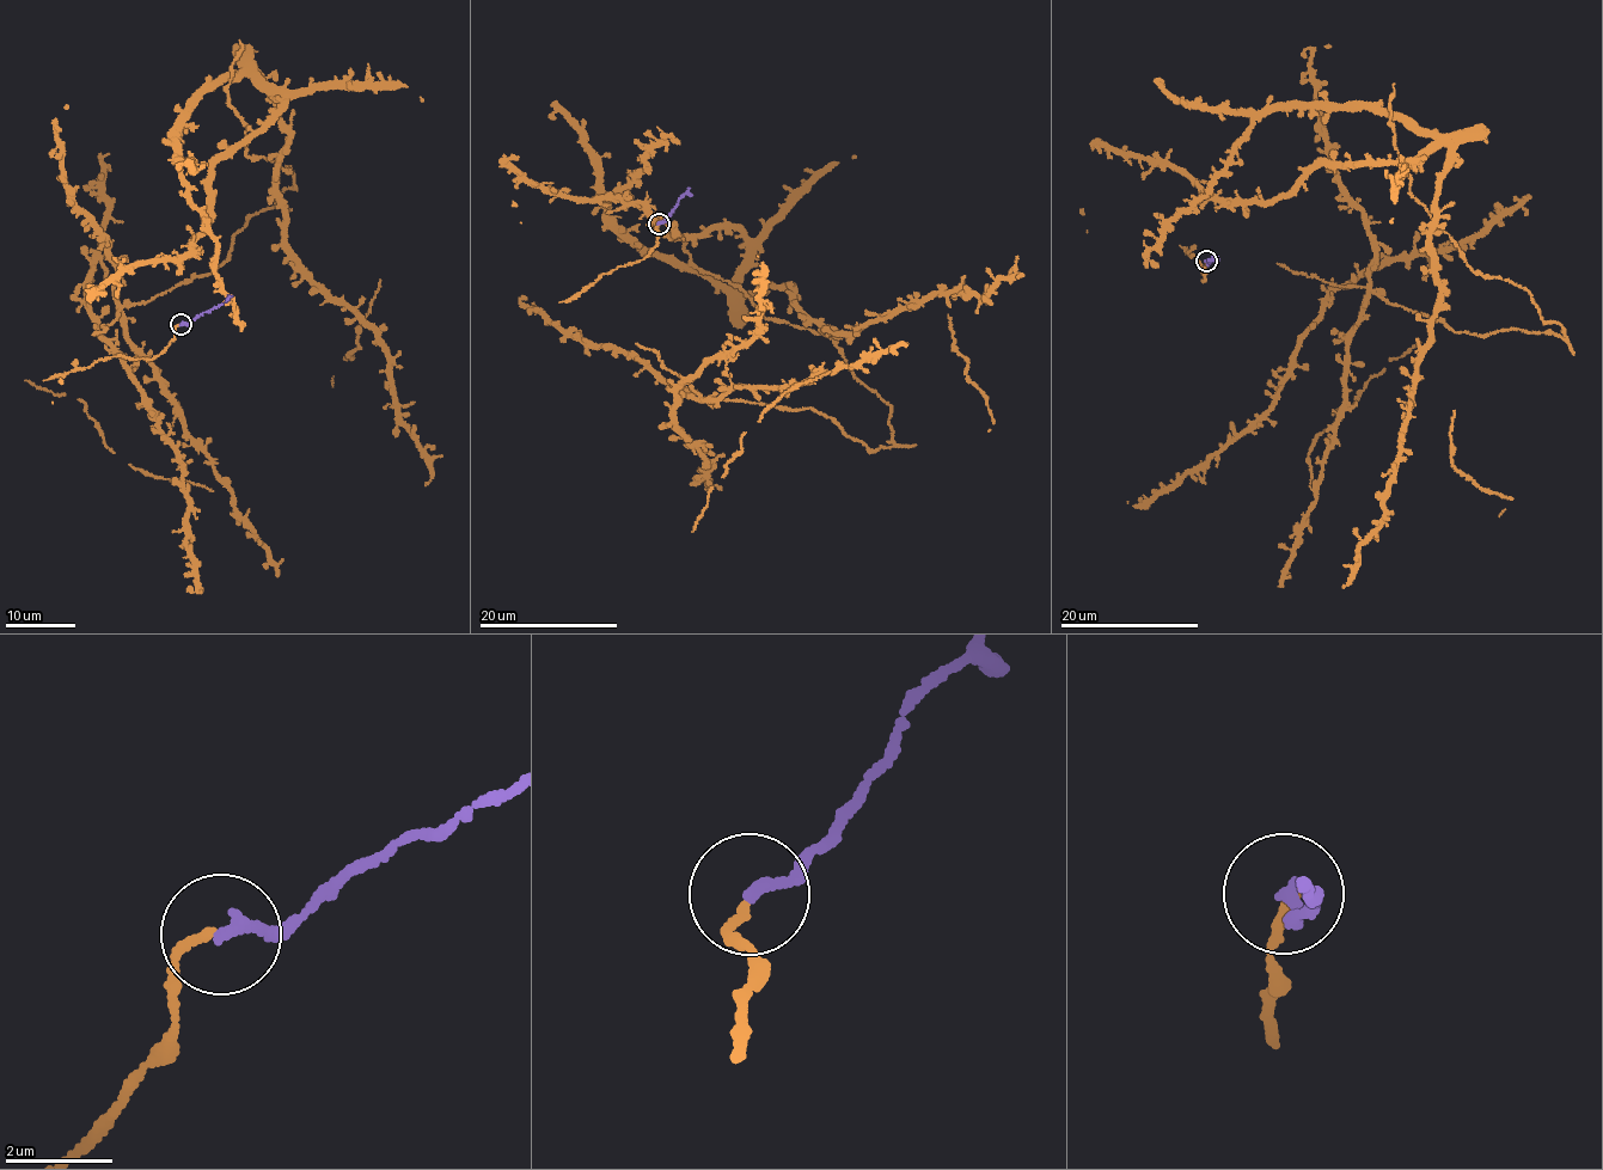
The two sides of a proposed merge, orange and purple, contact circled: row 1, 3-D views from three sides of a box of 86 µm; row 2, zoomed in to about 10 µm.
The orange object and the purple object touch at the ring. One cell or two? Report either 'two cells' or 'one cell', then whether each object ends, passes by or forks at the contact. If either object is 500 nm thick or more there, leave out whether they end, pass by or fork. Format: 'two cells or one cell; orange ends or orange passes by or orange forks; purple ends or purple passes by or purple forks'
one cell; orange ends; purple ends

